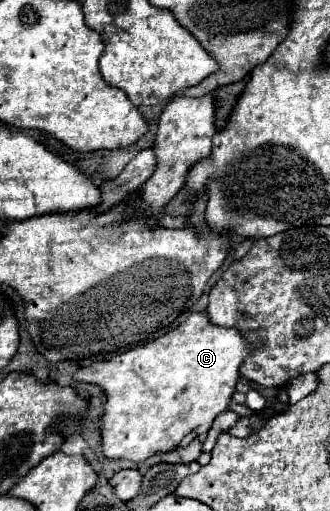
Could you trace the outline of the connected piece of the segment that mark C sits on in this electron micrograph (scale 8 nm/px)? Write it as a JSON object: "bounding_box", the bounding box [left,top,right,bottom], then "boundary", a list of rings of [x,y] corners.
{"bounding_box":[74,313,252,461],"boundary":[[[192,313],[180,327],[168,331],[166,335],[154,339],[152,343],[134,347],[130,351],[118,353],[108,361],[96,361],[88,367],[82,367],[74,373],[74,381],[84,381],[98,385],[104,395],[104,413],[100,417],[100,435],[102,435],[102,453],[106,459],[128,459],[128,461],[146,461],[156,453],[166,453],[176,447],[186,447],[194,437],[208,433],[212,421],[218,413],[228,409],[232,393],[236,391],[238,367],[244,357],[252,351],[252,345],[244,341],[244,335],[238,329],[214,327],[206,313]]]}

